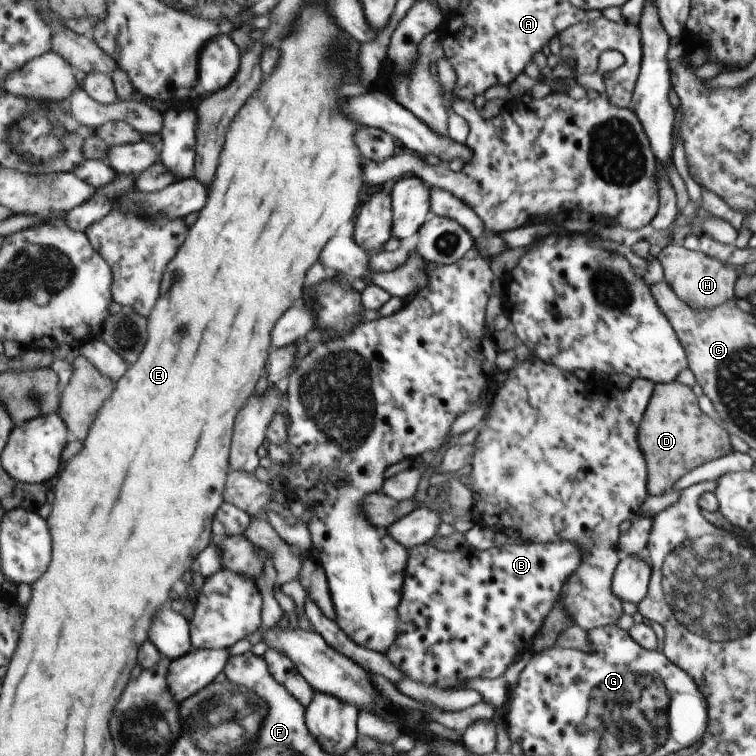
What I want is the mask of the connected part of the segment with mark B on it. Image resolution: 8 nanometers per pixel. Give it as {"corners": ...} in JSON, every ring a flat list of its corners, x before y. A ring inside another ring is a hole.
{"corners":[[569,541,556,543,519,542,491,547,484,551,477,550,467,544,457,547,451,552,440,551,435,549,433,545,430,546,429,543,407,549,407,562,405,563,400,603,396,606,396,635,390,644,390,648,386,650,384,655,408,679,445,690,463,689,462,687,474,678,494,679,495,676,501,676,505,672,505,668,521,652,531,649,529,648,529,642,531,642,531,638,534,638,533,634,538,632,547,614,554,608,554,604,557,603,557,598,559,598,561,585,578,568,581,560,582,547]]}

